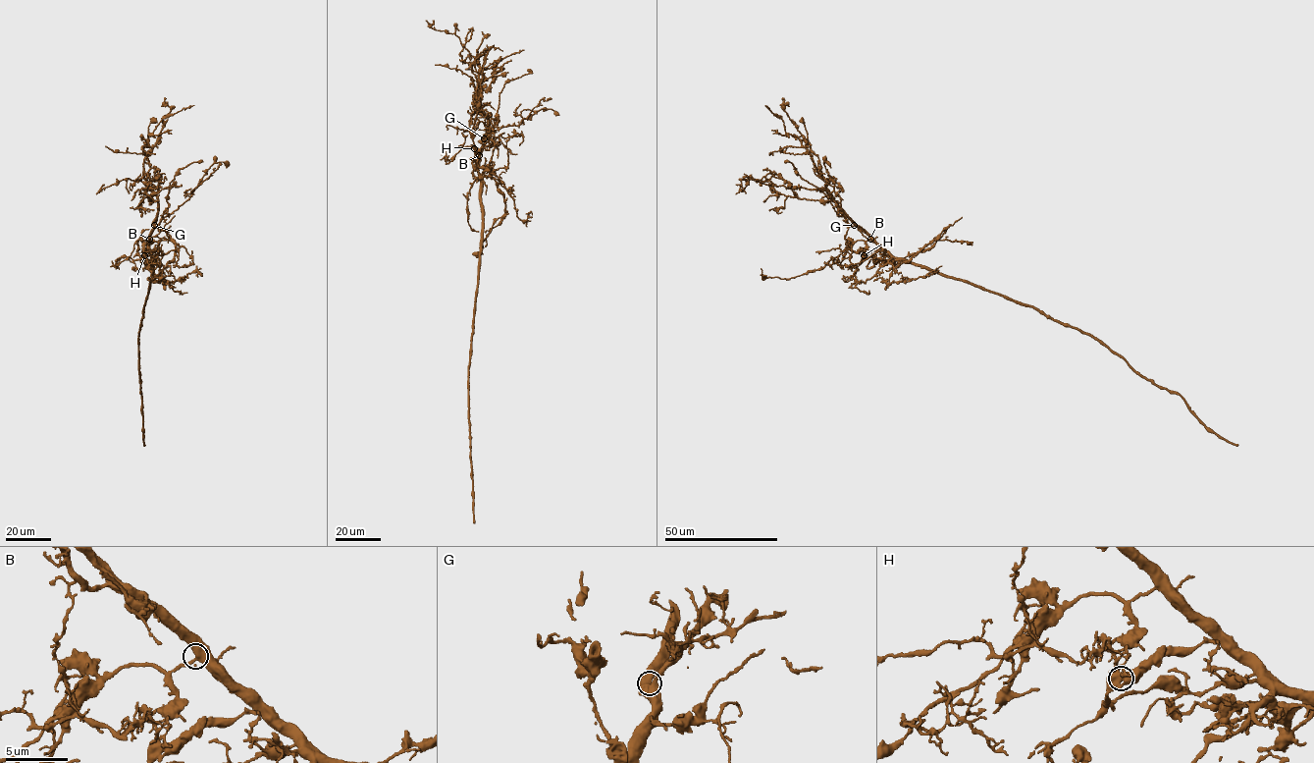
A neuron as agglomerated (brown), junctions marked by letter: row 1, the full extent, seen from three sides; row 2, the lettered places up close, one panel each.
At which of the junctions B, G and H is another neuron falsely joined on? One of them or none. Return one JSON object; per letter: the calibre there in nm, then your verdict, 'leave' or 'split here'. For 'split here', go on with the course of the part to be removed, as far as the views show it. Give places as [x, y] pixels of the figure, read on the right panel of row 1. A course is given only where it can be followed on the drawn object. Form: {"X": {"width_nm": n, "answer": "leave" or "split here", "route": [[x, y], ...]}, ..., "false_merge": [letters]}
{"B": {"width_nm": 440, "answer": "leave"}, "G": {"width_nm": 480, "answer": "leave"}, "H": {"width_nm": 500, "answer": "leave"}, "false_merge": []}

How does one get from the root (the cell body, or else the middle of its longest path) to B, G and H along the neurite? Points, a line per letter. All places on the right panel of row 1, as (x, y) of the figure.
B: (970, 284), (897, 260), (870, 239)
G: (970, 284), (897, 260), (854, 225)
H: (970, 284), (892, 258), (880, 248), (864, 255)

